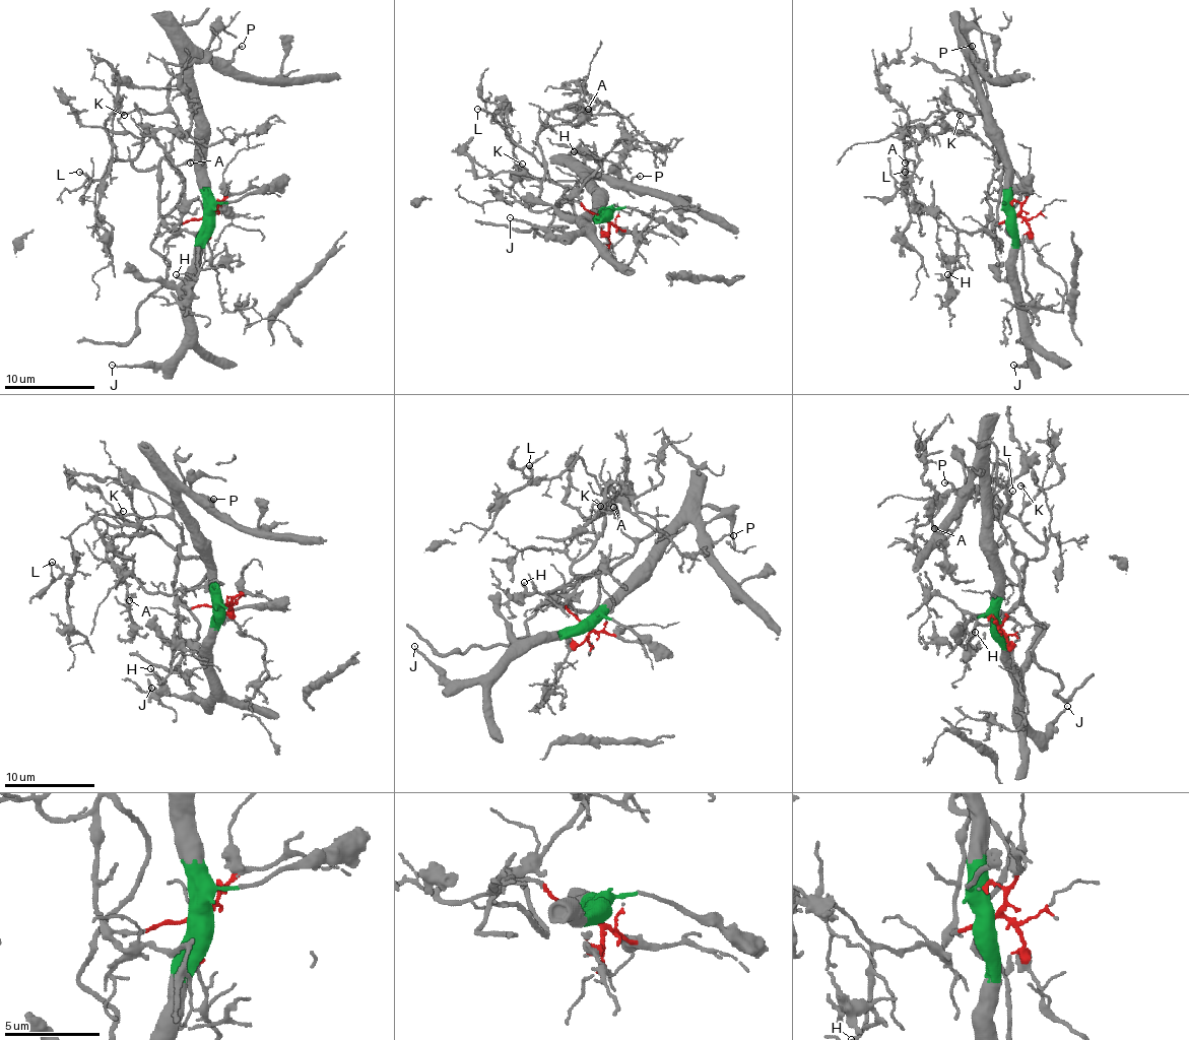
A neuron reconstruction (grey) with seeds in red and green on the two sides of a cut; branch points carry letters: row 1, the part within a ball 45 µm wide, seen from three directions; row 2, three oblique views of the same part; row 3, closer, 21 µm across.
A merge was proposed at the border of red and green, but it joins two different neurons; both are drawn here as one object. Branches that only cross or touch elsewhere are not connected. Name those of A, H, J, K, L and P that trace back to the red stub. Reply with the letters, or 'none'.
A, H, K, L

